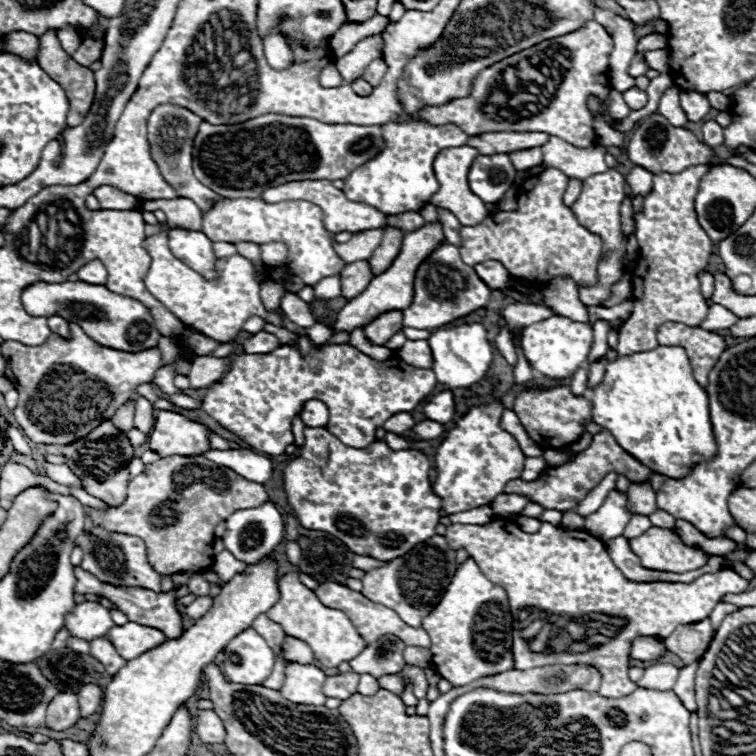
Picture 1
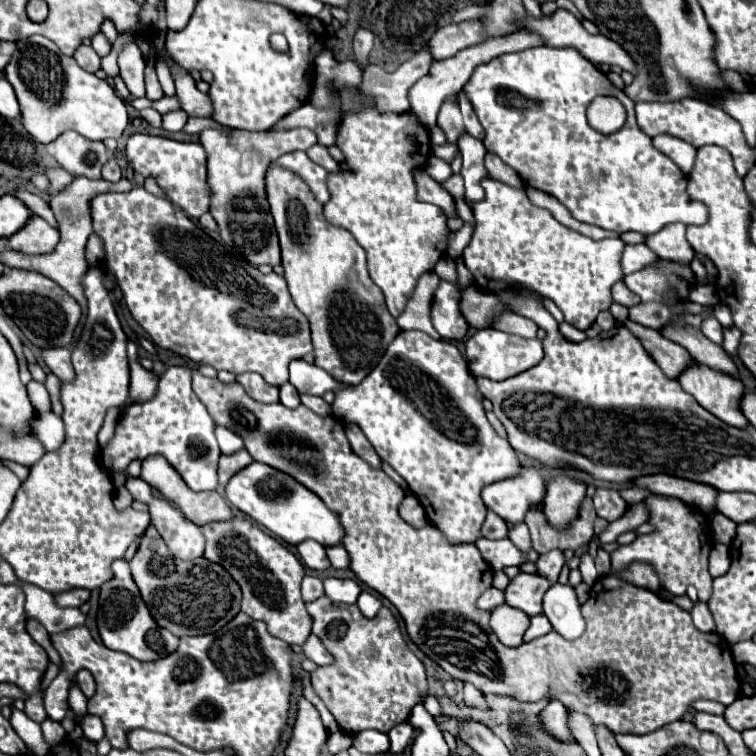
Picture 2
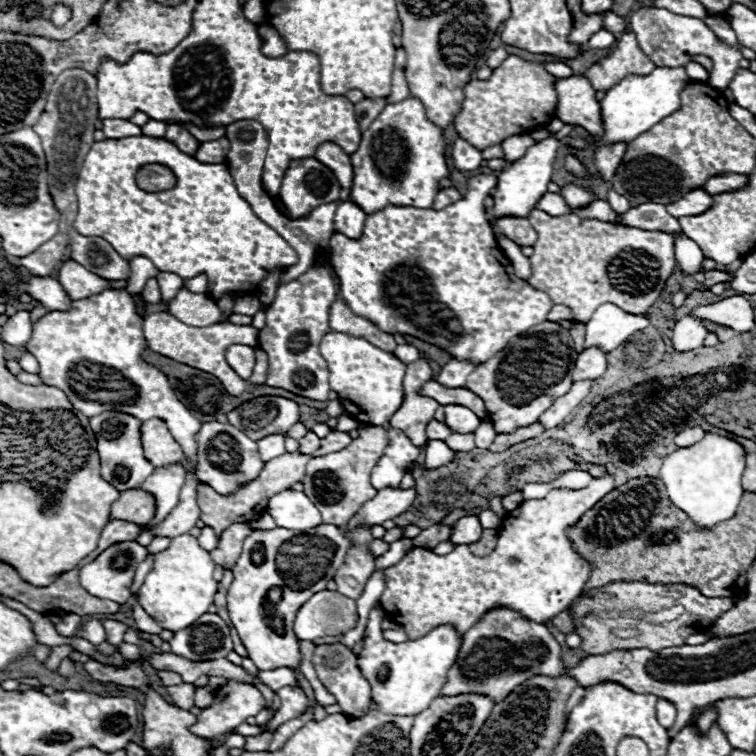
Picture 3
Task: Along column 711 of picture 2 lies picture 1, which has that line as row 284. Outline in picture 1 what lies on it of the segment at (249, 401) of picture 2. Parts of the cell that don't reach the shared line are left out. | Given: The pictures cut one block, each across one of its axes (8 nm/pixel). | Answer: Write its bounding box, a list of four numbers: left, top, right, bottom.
[462,164,714,354]

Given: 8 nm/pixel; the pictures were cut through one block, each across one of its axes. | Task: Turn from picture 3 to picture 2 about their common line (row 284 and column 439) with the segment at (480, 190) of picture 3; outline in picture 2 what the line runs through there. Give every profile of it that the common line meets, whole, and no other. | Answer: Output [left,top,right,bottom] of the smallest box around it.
[332,330,522,544]

